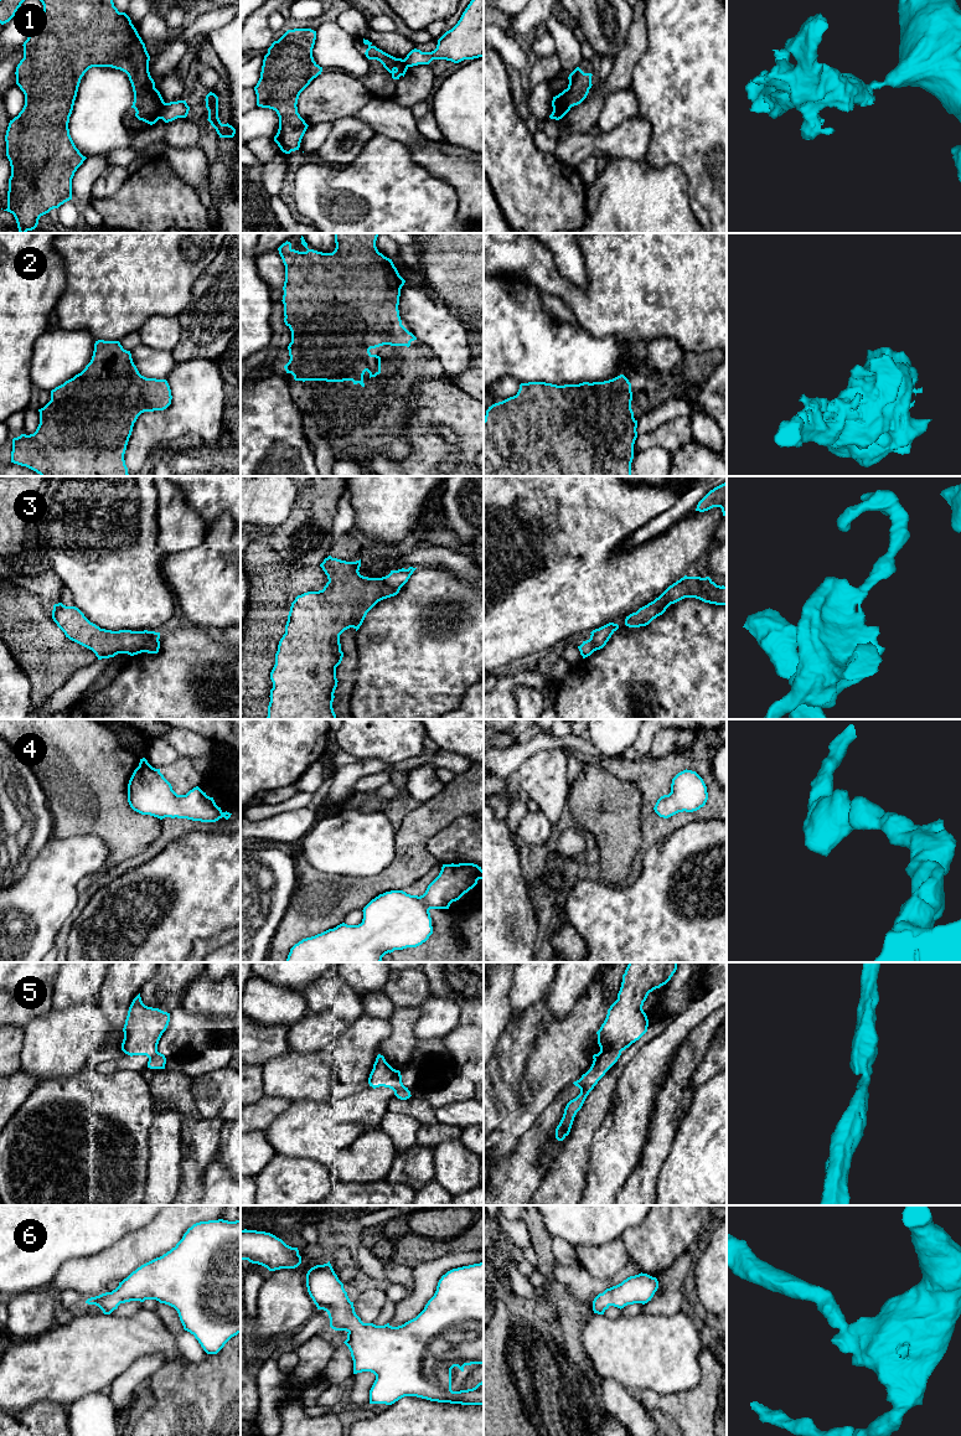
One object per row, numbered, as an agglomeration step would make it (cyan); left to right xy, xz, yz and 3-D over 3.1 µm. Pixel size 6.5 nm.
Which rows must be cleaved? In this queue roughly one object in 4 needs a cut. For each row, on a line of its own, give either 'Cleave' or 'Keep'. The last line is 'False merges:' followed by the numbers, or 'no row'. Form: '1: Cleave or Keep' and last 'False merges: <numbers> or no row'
1: Cleave
2: Keep
3: Cleave
4: Keep
5: Keep
6: Keep
False merges: 1, 3

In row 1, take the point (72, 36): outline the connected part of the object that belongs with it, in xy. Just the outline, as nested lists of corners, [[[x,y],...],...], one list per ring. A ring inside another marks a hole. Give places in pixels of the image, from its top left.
[[[40,0],[40,1],[43,5],[43,15],[37,25],[37,27],[24,42],[24,45],[22,45],[24,46],[24,58],[17,64],[16,72],[15,72],[16,84],[20,87],[20,89],[25,94],[25,105],[24,105],[22,110],[19,113],[19,115],[15,117],[12,120],[10,120],[7,130],[6,130],[6,135],[5,135],[6,156],[10,161],[11,176],[9,179],[7,208],[4,211],[7,211],[14,215],[20,233],[26,233],[27,231],[35,229],[38,224],[38,219],[41,216],[48,213],[53,208],[58,208],[64,202],[72,200],[72,179],[73,179],[77,169],[83,164],[83,161],[87,157],[83,156],[79,153],[79,150],[76,148],[76,145],[69,135],[68,123],[69,123],[69,117],[73,110],[73,105],[74,105],[74,100],[77,97],[81,79],[89,68],[92,68],[92,67],[112,67],[115,69],[120,69],[128,74],[129,81],[133,87],[133,92],[134,92],[134,102],[133,102],[131,108],[135,109],[135,112],[136,112],[135,117],[139,120],[143,120],[150,125],[155,124],[161,118],[161,113],[165,107],[165,102],[164,102],[160,92],[155,88],[155,82],[151,78],[150,72],[149,72],[150,56],[146,51],[145,43],[143,42],[143,40],[139,36],[134,25],[131,24],[130,17],[125,12],[119,12],[118,9],[114,6],[113,0]]]

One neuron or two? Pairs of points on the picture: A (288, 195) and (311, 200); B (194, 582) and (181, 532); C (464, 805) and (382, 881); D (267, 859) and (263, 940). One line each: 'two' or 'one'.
A: two
B: two
C: one
D: one

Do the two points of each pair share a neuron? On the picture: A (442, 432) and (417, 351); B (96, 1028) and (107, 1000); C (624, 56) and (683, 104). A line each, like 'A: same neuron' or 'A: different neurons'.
A: different neurons
B: different neurons
C: different neurons

